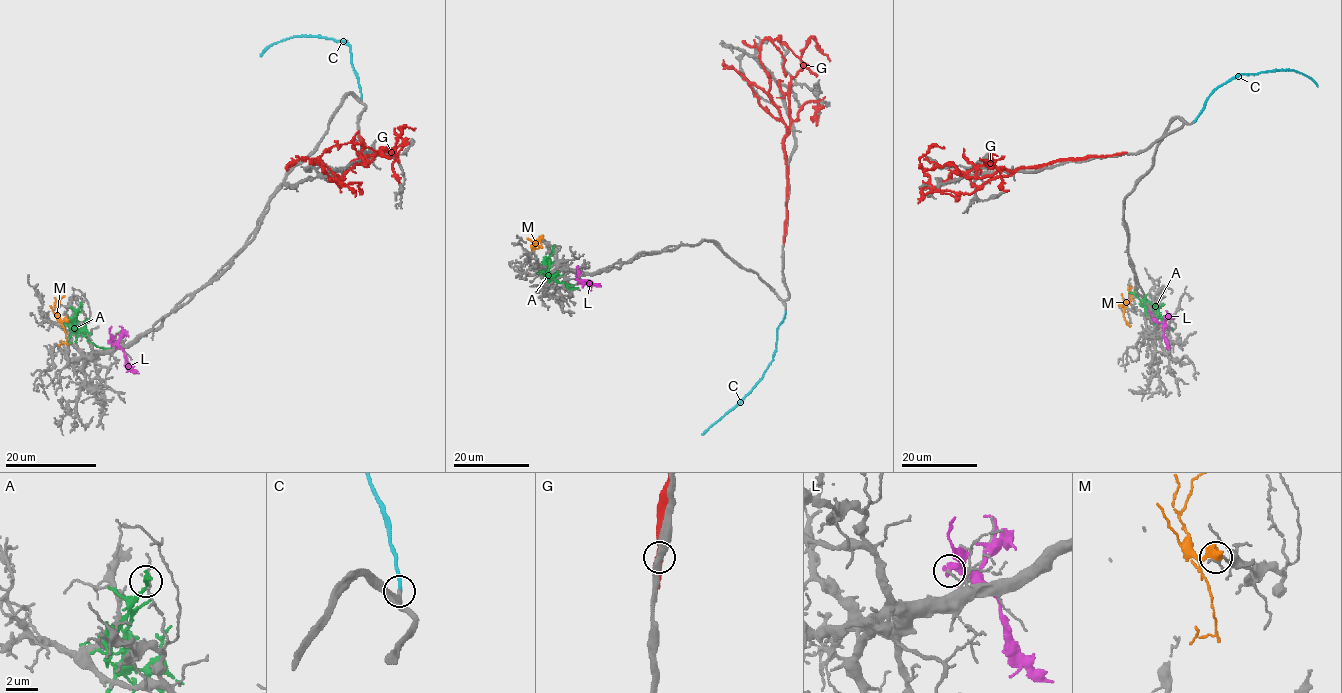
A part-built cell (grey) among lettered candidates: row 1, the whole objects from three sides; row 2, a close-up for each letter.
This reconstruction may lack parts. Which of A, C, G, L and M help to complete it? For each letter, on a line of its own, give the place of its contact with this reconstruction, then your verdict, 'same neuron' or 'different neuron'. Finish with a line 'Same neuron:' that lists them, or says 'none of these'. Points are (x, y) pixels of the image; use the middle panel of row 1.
A: contact (553, 251); different neuron
C: contact (785, 311); same neuron
G: contact (784, 236); different neuron
L: contact (576, 275); different neuron
M: contact (541, 237); different neuron
Same neuron: C

